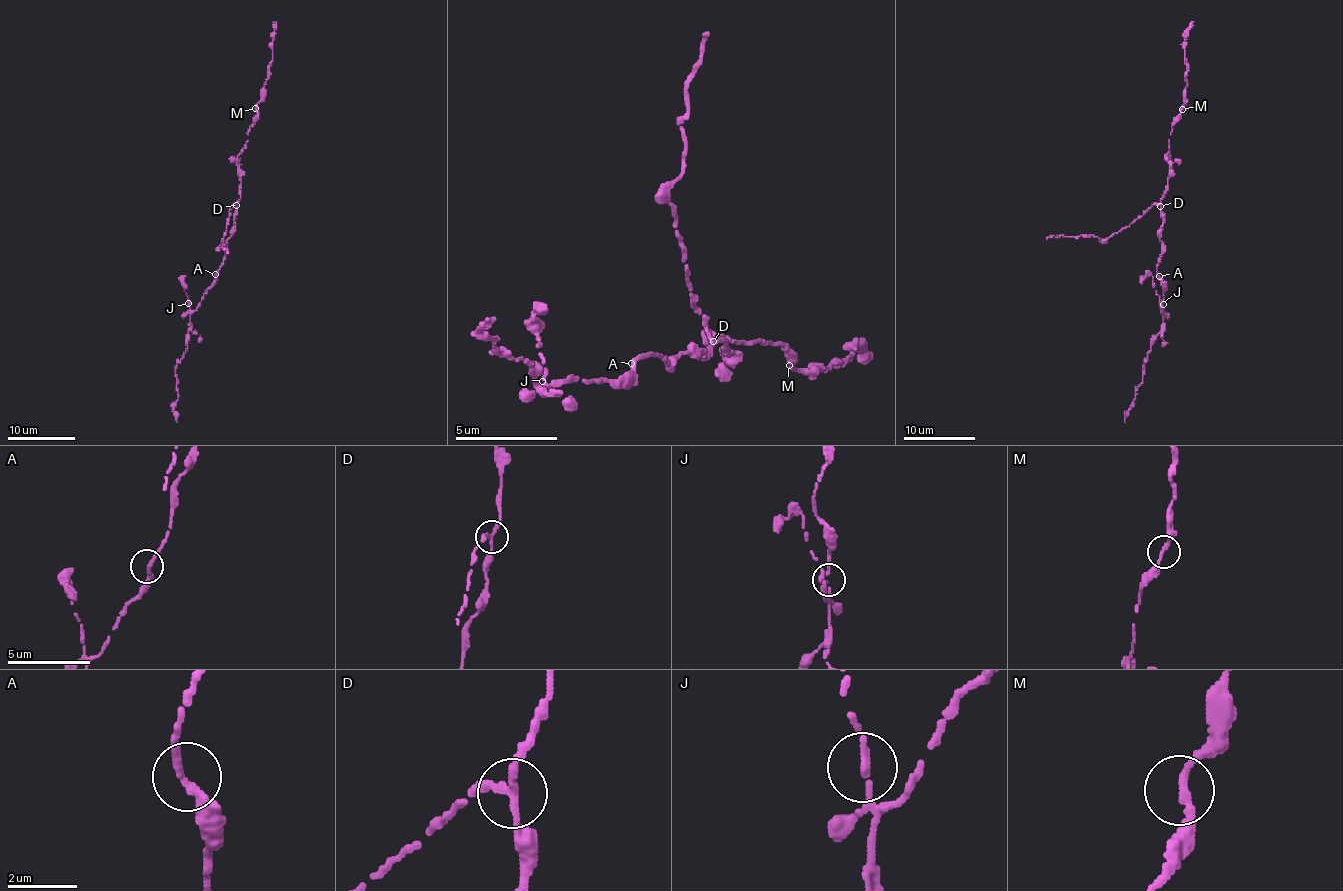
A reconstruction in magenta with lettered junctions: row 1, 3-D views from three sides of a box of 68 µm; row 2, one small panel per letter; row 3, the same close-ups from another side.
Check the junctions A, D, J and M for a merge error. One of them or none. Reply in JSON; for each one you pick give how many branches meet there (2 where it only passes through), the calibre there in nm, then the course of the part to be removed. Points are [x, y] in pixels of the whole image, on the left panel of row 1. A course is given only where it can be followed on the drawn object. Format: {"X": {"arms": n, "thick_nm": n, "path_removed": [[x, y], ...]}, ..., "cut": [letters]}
{"D": {"arms": 3, "thick_nm": 200, "path_removed": [[237, 204], [229, 211], [219, 247], [225, 244], [223, 249], [228, 253]]}, "cut": ["D"]}

